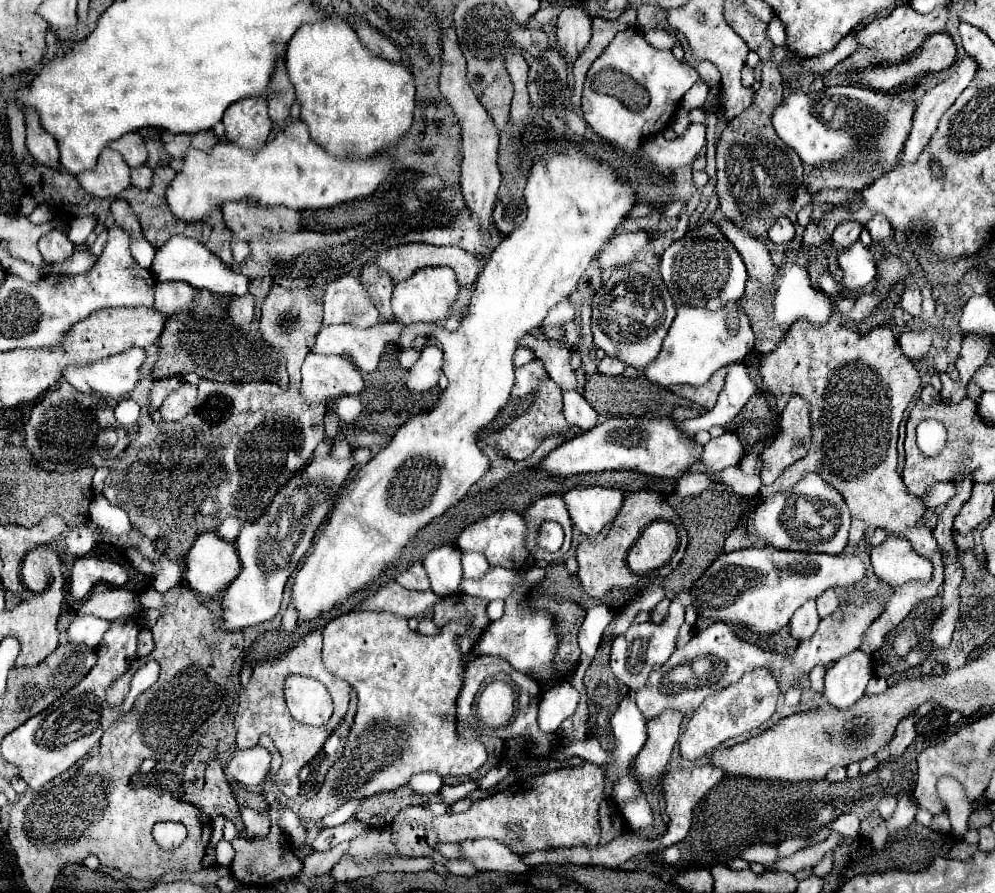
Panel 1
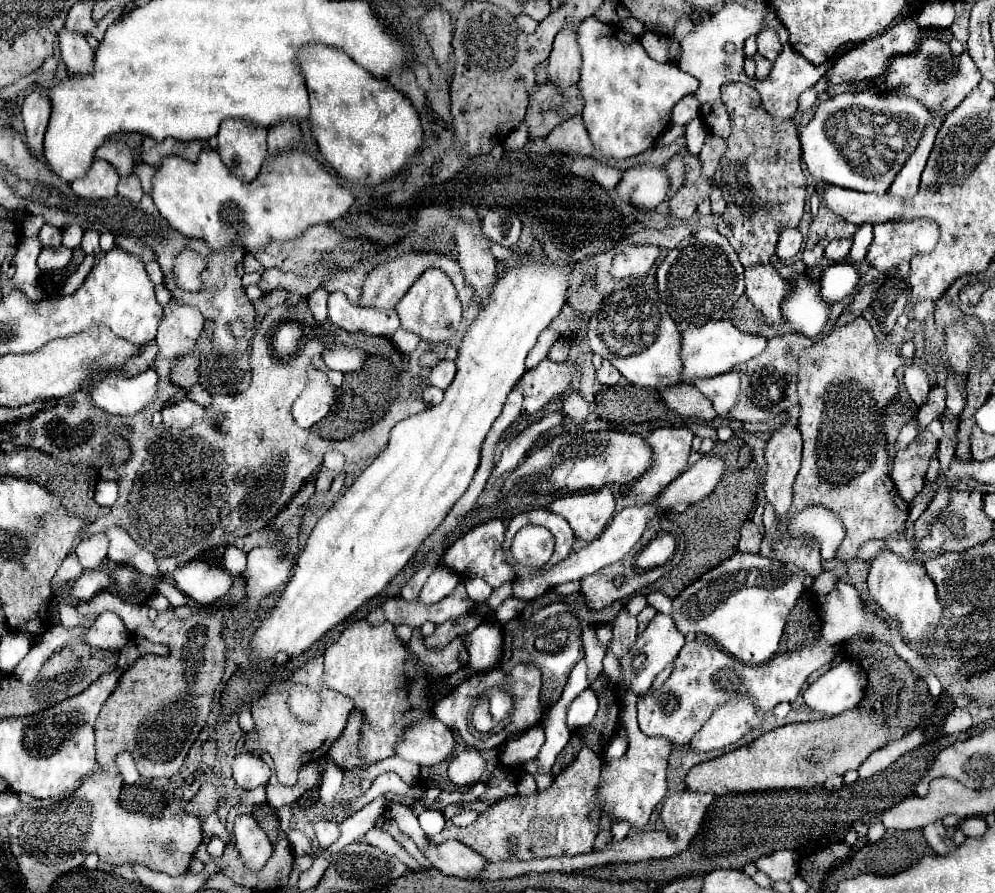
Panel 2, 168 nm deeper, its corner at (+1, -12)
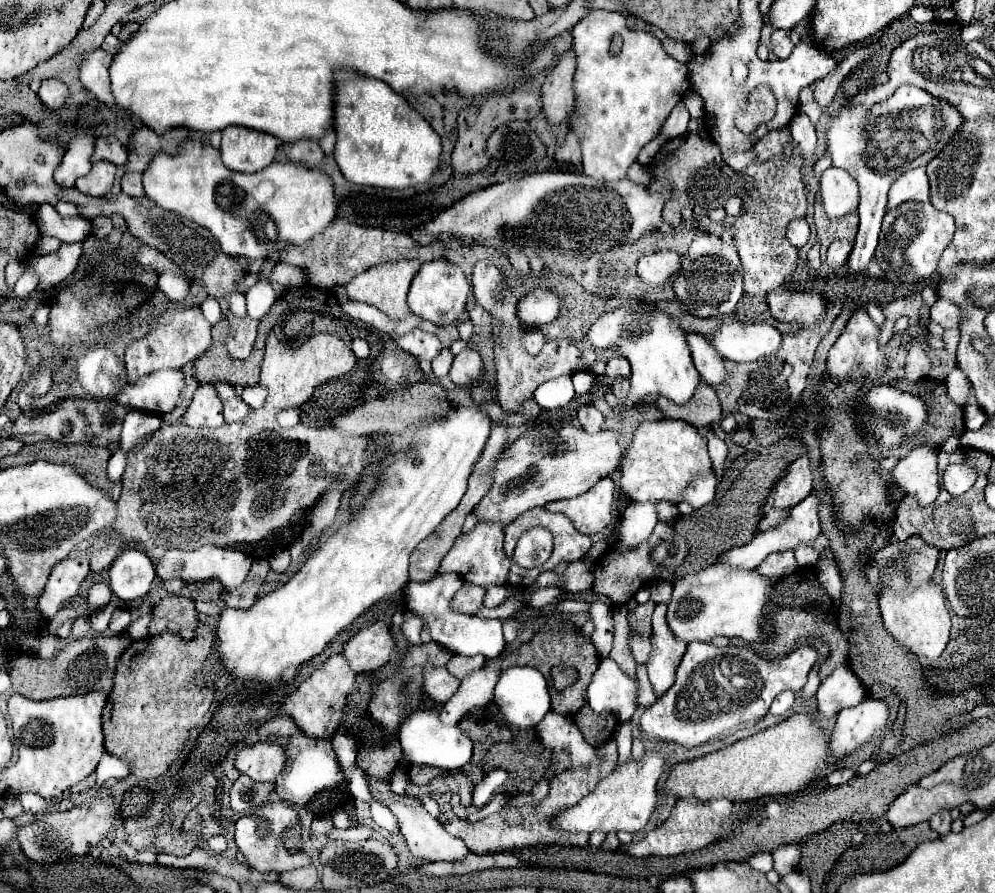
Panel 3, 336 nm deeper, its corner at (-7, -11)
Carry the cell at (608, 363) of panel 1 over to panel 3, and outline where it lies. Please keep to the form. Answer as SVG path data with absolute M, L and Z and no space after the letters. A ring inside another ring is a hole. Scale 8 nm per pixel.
M616 356L616 358L610 358L608 364L606 364L606 376L612 376L612 378L628 378L630 376L630 362L624 358L624 356Z

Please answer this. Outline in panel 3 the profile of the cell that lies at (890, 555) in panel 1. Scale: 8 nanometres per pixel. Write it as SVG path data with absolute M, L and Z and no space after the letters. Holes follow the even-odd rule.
M928 582L906 594L884 590L878 602L880 602L884 628L912 654L916 654L918 658L936 660L944 652L948 644L948 634L950 634L950 614L946 610L944 592L940 586L936 586L934 582Z

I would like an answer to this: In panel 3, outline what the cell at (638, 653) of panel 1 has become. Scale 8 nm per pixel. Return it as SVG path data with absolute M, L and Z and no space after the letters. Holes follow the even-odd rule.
M656 604L652 614L652 654L648 660L648 676L654 694L660 698L672 684L676 668L686 652L686 642L678 642L666 626L666 604Z

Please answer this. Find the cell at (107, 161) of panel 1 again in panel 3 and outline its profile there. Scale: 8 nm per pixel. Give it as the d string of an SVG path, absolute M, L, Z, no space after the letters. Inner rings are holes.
M94 162L92 170L76 180L76 188L82 194L90 194L90 196L106 196L112 188L114 182L114 174L116 174L116 166L112 162Z

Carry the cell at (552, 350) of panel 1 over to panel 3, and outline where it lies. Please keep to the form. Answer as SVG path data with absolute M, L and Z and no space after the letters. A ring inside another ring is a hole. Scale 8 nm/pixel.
M580 408L580 410L578 410L578 422L580 422L580 426L582 426L586 432L596 434L596 432L600 432L602 426L604 426L604 416L602 416L602 412L596 410L596 408Z

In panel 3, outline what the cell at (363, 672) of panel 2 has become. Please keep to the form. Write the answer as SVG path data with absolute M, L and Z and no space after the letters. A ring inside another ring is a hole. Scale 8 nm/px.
M374 622L360 630L344 646L344 656L354 674L374 672L382 668L396 654L396 644L390 636L390 628L384 622Z

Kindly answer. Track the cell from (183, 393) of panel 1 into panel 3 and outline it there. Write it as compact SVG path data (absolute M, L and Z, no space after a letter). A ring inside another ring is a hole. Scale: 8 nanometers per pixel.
M200 384L196 388L192 404L182 416L182 422L192 428L218 428L224 424L222 400L212 384Z

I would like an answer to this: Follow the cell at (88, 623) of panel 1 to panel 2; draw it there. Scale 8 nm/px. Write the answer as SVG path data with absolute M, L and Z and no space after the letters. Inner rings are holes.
M116 613L98 615L94 625L82 635L82 641L86 645L106 651L120 651L128 643L128 639L130 633Z

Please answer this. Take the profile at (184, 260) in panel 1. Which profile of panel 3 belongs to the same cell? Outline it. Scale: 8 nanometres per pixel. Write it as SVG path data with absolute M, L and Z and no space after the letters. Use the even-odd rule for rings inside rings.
M258 280L246 293L247 314L254 320L262 320L276 300L276 292L268 280Z

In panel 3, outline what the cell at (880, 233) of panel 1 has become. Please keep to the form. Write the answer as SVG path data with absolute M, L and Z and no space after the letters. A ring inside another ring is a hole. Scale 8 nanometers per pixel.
M904 202L884 216L876 260L892 282L922 282L936 272L938 260L944 248L952 242L952 236L954 218L950 214L936 210L930 202Z

